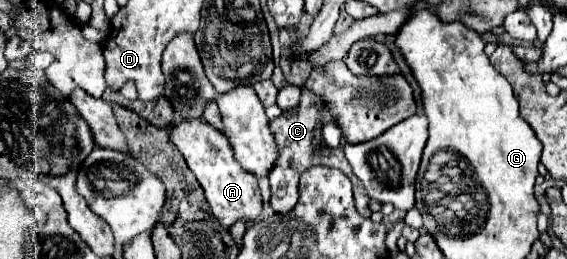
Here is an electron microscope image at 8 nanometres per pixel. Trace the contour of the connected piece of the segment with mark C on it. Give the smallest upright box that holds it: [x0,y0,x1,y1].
[268,84,370,218]

